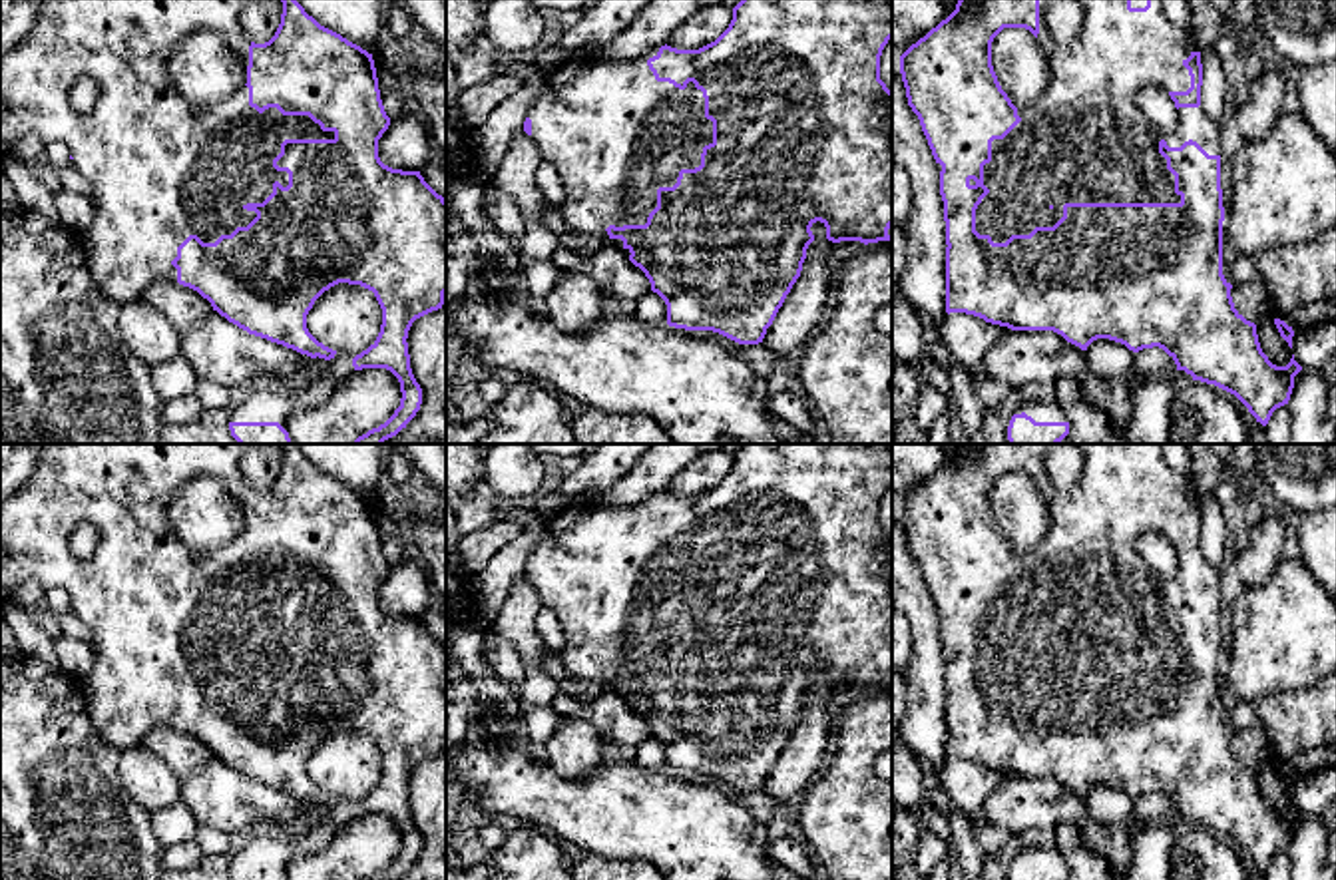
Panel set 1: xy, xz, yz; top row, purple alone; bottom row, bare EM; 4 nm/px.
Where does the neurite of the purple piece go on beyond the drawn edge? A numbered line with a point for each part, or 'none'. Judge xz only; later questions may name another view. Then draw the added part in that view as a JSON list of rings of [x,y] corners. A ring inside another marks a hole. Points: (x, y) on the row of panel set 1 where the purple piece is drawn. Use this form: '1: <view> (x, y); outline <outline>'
1: xz (614, 134); outline [[[659,48],[637,60],[563,56],[528,111],[530,137],[540,157],[561,177],[565,225],[579,237],[613,243],[625,257],[631,255],[629,249],[605,229],[645,225],[657,207],[657,189],[673,187],[681,169],[699,167],[703,147],[713,143],[713,121],[705,117],[703,92],[693,82],[685,90],[657,82],[649,70],[647,60],[657,56]]]

